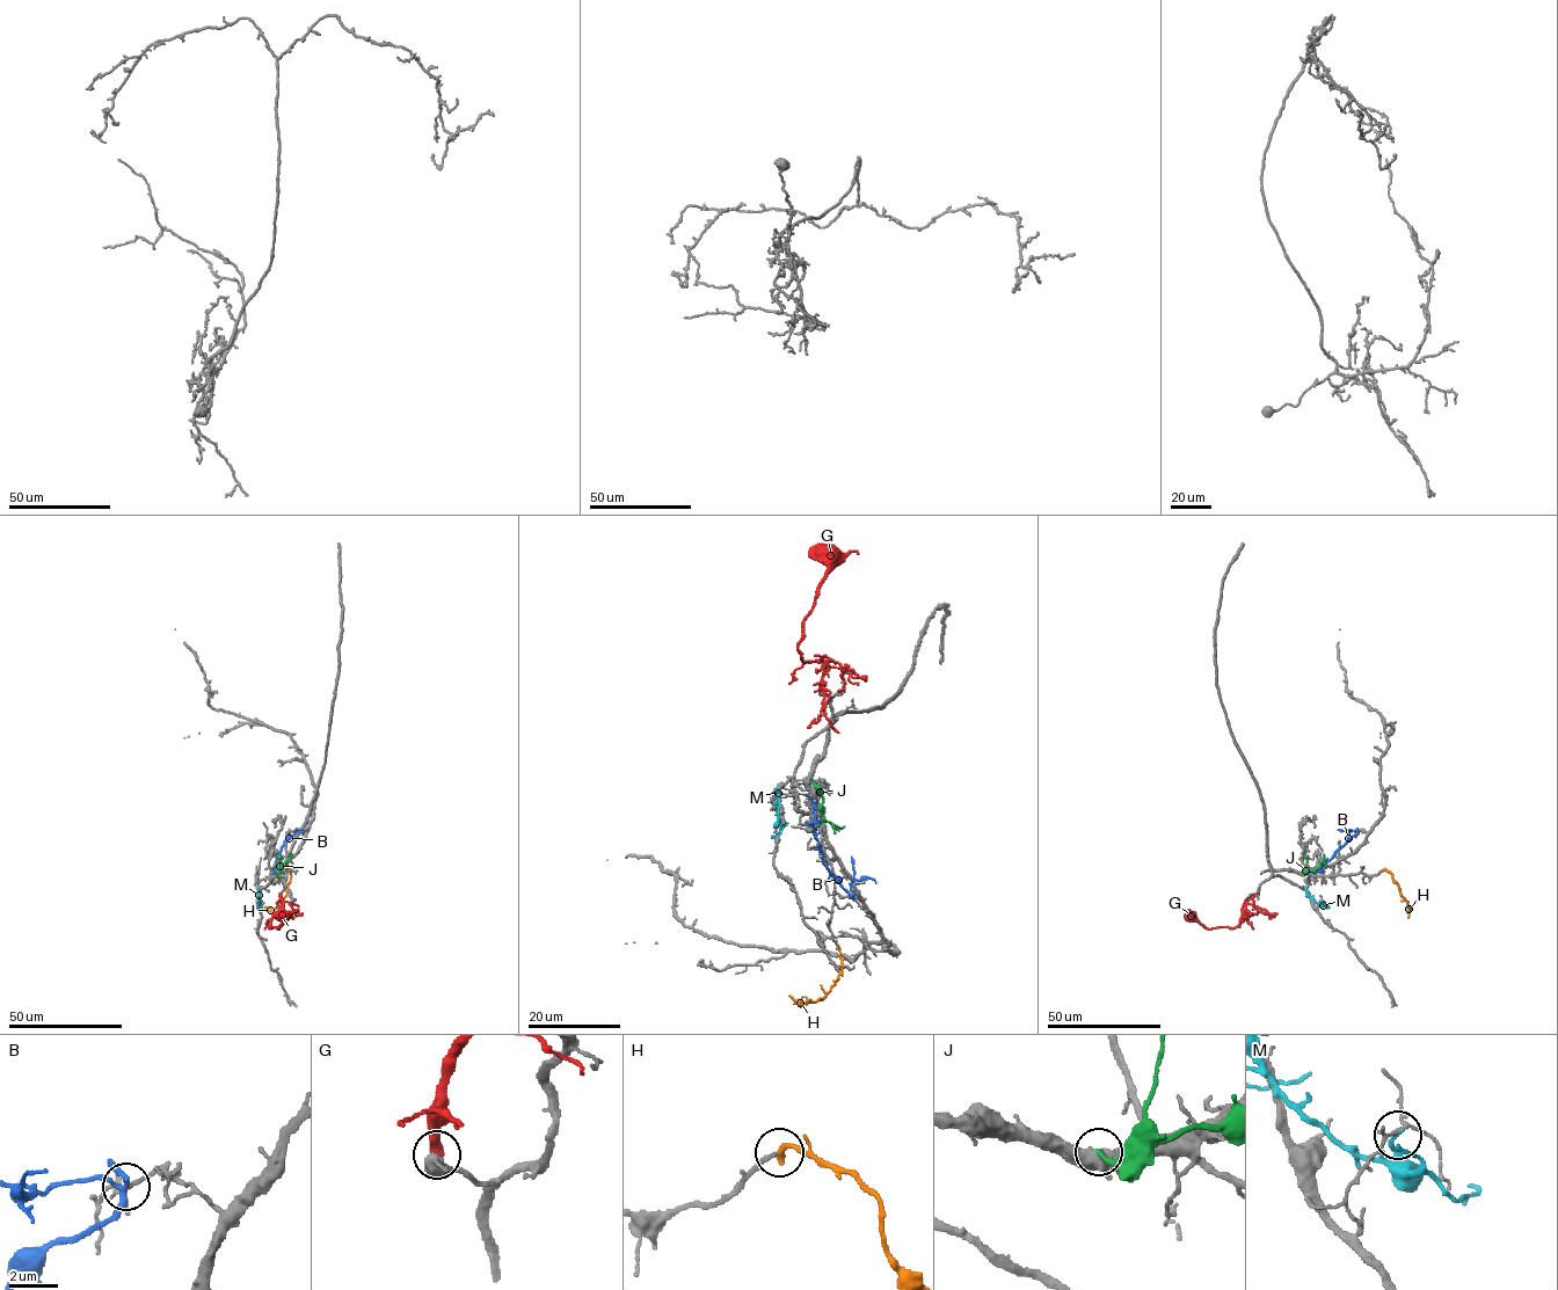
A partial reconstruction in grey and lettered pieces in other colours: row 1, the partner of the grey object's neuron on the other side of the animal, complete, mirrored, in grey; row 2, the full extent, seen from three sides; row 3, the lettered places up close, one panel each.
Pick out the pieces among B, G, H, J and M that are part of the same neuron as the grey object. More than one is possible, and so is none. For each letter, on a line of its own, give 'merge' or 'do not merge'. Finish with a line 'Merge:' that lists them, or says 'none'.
B: do not merge
G: do not merge
H: merge
J: do not merge
M: do not merge
Merge: H

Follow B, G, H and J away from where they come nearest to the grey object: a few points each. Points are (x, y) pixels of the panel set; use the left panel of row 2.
B: (296, 831), (282, 847), (276, 869), (282, 867)
G: (281, 894), (282, 906), (272, 917), (269, 927), (278, 928), (298, 910)
H: (289, 869), (290, 881), (282, 901), (271, 910), (264, 906)
J: (276, 873), (291, 854)

